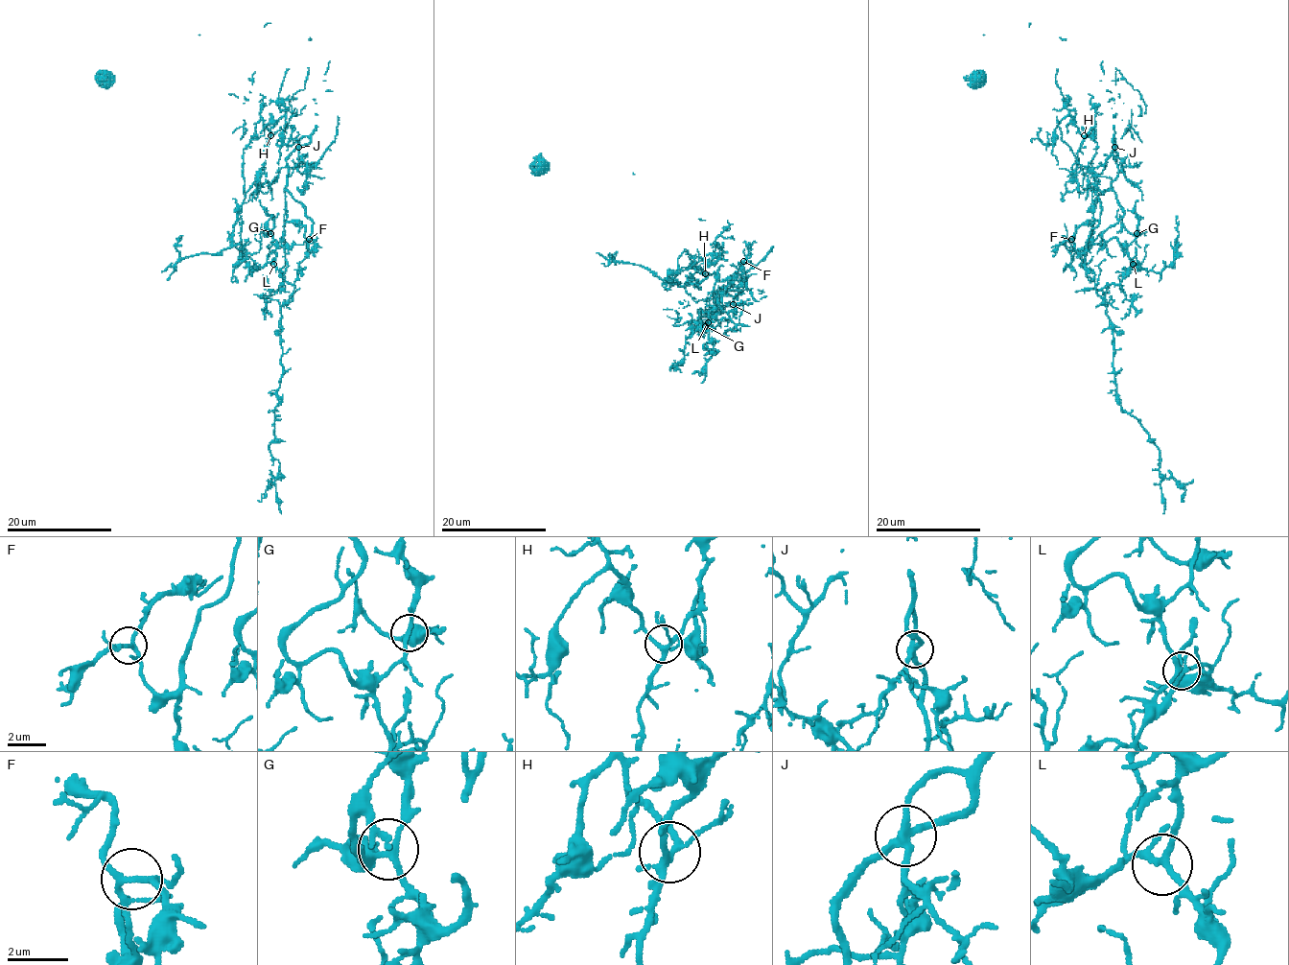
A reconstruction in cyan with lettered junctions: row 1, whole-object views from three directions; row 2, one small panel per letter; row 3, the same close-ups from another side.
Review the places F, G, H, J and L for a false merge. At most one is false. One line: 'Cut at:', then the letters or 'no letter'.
Cut at: no letter

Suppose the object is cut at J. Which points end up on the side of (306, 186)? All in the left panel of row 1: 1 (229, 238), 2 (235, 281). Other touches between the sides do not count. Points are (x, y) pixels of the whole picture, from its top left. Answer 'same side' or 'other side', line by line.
1: same side
2: same side

